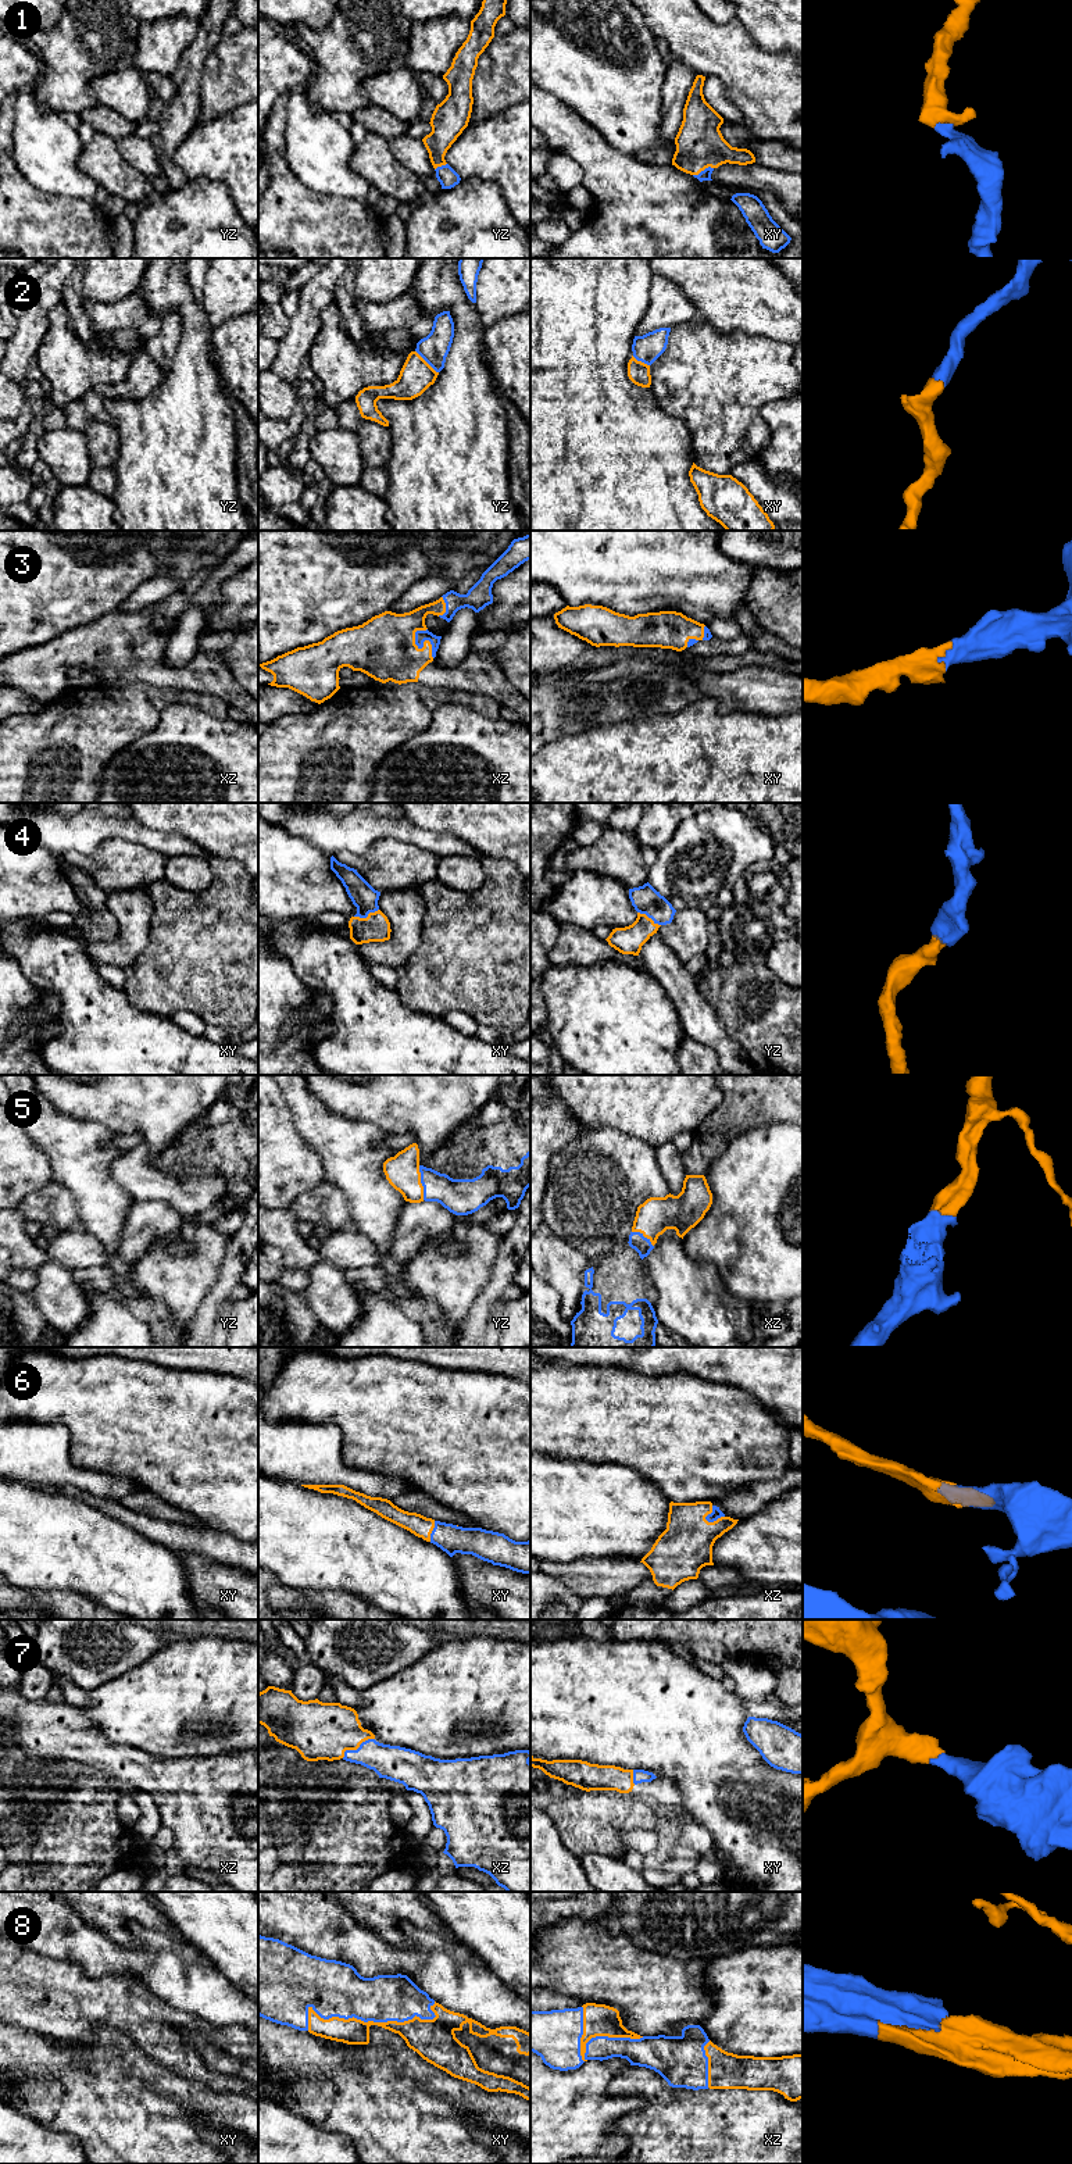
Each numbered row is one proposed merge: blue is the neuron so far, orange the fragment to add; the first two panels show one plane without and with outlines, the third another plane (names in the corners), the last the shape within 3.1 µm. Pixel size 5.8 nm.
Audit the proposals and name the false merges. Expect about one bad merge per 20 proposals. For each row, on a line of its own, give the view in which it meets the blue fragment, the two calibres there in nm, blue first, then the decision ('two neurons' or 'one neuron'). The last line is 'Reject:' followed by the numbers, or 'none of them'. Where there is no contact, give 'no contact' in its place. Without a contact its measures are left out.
1: xy | 60/280 nm | one neuron
2: yz | 170/190 nm | one neuron
3: xz | 70/360 nm | one neuron
4: xy | 150/160 nm | one neuron
5: yz | 200/200 nm | one neuron
6: xz | 60/300 nm | one neuron
7: xz | 200/340 nm | one neuron
8: xy | 300/150 nm | one neuron
Reject: none of them

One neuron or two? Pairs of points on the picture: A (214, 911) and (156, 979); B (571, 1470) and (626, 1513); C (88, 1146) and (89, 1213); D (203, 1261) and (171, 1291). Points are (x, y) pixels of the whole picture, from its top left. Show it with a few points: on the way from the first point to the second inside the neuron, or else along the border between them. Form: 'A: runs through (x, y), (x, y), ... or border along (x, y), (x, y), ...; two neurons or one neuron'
A: runs through (207, 928), (172, 963); one neuron
B: runs through (585, 1484), (613, 1511); one neuron
C: runs through (88, 1163), (89, 1196); one neuron
D: runs through (195, 1270), (179, 1284); one neuron

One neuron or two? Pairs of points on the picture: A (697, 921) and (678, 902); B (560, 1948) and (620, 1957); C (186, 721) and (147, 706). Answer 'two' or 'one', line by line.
A: two
B: one
C: two

